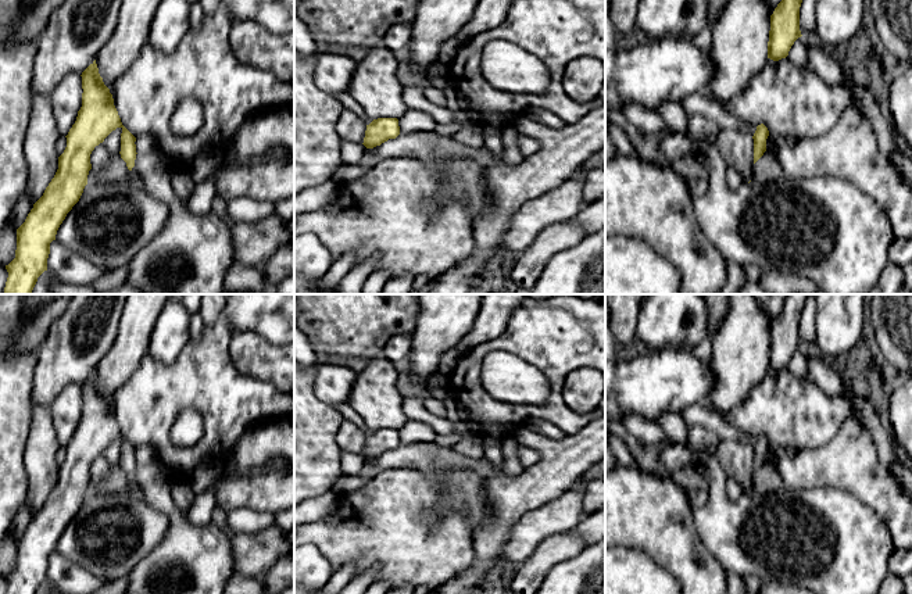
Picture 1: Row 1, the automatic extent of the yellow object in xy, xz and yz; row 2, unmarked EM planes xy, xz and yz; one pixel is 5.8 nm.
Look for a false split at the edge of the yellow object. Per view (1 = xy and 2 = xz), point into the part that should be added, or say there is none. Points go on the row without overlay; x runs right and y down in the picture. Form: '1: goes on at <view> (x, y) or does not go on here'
1: goes on at xy (136, 491)
2: does not go on here

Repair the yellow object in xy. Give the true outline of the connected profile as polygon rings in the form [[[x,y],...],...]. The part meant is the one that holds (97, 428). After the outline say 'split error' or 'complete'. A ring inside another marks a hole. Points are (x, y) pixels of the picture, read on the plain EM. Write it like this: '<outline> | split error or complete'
[[[96,371],[82,383],[82,418],[58,468],[58,480],[43,507],[33,515],[25,533],[17,540],[15,569],[6,576],[6,594],[36,594],[47,582],[50,554],[67,525],[79,512],[92,480],[90,465],[117,439],[121,444],[121,469],[130,482],[128,491],[144,501],[143,489],[135,479],[136,448],[122,436],[112,405],[99,384]]] | split error

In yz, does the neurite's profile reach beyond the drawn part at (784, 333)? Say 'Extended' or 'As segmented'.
As segmented

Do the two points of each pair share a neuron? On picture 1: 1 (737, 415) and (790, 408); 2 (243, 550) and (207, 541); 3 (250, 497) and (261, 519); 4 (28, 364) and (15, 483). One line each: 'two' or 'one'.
1: one
2: two
3: two
4: one

